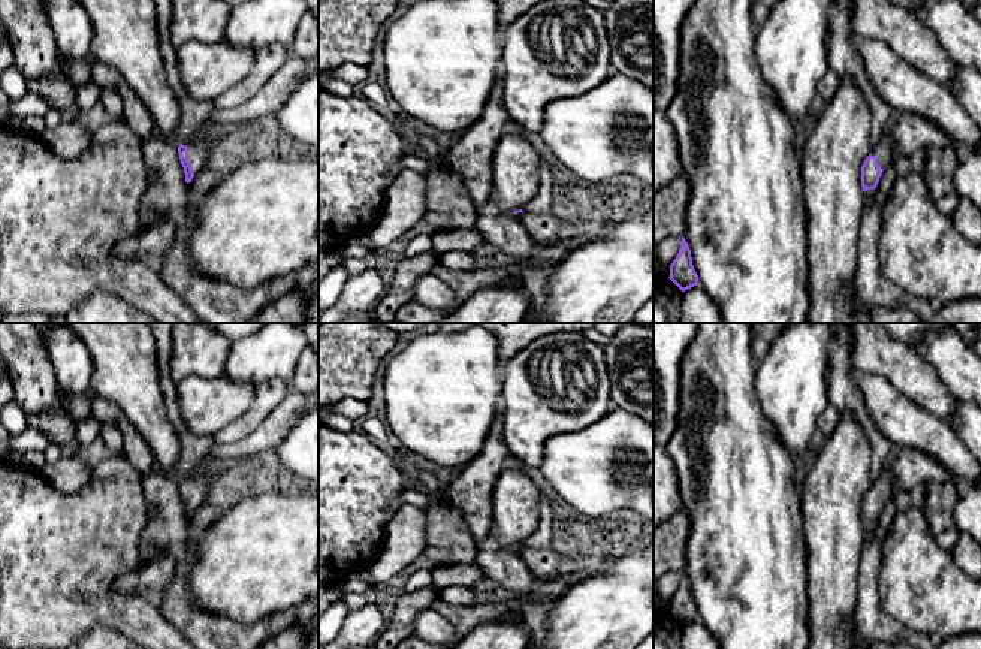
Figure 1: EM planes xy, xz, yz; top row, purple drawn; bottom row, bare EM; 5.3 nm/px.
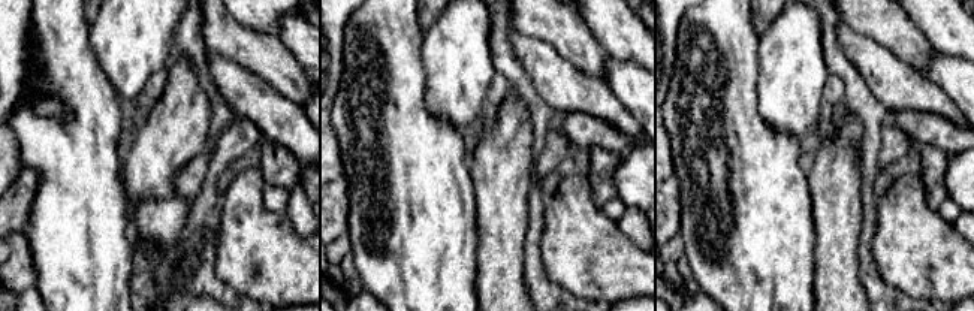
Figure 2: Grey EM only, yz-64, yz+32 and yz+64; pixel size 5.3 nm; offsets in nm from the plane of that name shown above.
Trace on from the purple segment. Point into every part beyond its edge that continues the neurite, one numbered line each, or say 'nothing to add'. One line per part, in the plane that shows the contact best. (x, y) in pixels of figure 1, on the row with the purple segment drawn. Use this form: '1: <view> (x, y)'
1: xy (198, 156)

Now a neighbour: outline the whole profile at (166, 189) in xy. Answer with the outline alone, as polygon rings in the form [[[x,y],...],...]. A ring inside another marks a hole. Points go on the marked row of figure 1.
[[[157,133],[142,144],[148,182],[139,200],[136,232],[169,217],[173,209],[187,209],[193,200],[178,147],[178,142],[166,141]]]

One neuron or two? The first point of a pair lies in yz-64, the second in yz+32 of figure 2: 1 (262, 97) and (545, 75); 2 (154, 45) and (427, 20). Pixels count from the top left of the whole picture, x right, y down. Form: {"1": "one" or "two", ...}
{"1": "one", "2": "two"}

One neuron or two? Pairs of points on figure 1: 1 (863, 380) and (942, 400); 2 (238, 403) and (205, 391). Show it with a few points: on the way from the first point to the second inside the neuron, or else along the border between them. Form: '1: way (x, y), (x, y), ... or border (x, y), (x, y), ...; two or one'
1: border (862, 371), (883, 376), (921, 408); two
2: way (231, 400), (213, 398); one

